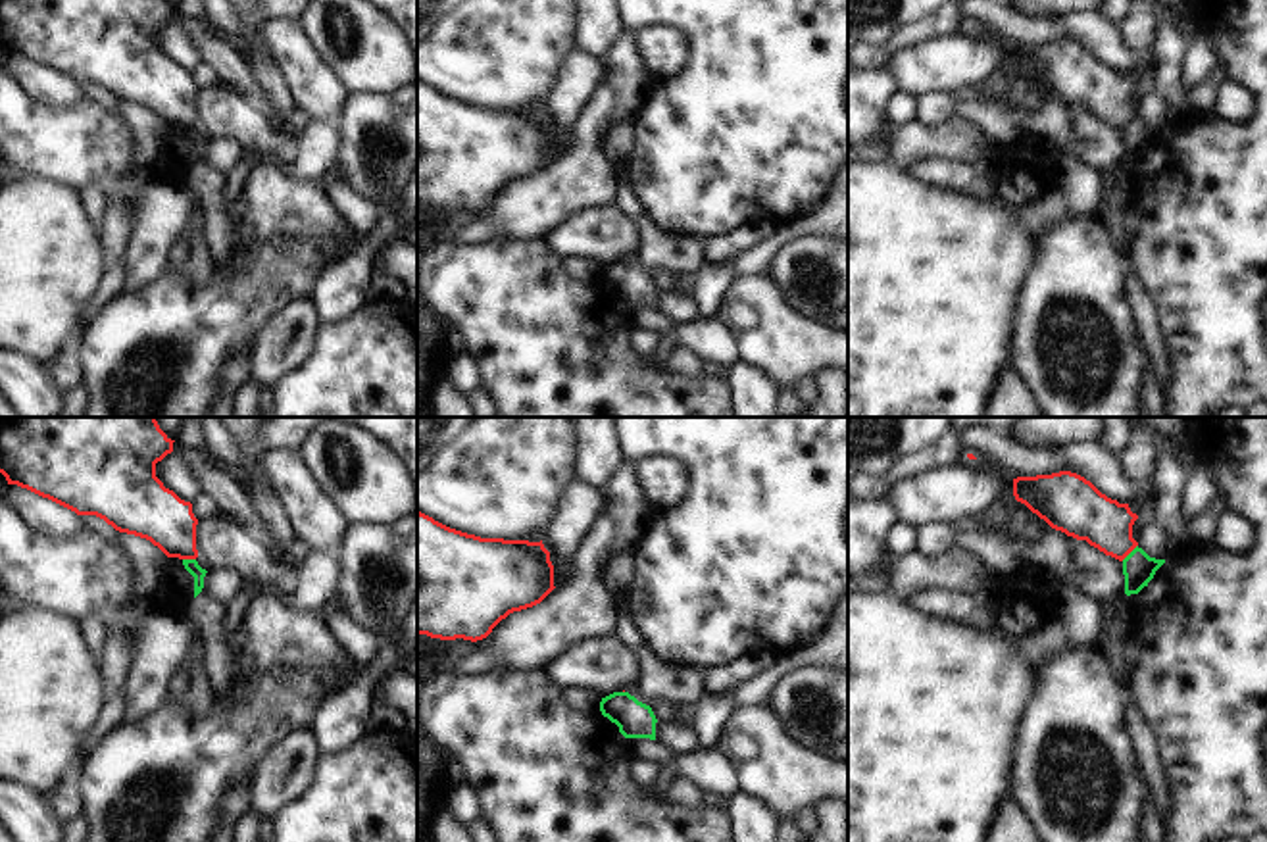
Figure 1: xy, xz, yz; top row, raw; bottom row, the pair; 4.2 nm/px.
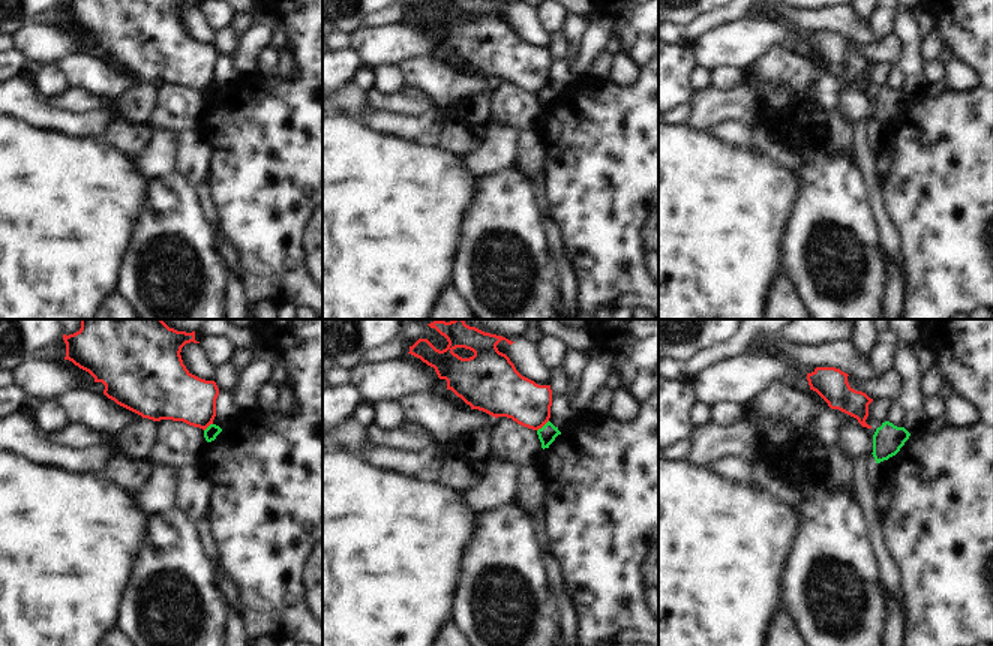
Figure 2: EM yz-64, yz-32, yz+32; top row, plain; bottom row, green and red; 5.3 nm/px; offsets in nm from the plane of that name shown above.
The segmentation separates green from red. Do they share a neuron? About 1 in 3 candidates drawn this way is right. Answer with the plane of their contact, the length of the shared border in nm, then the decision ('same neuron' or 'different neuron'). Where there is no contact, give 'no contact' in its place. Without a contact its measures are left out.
contact in yz; length 100 nm; different neuron

